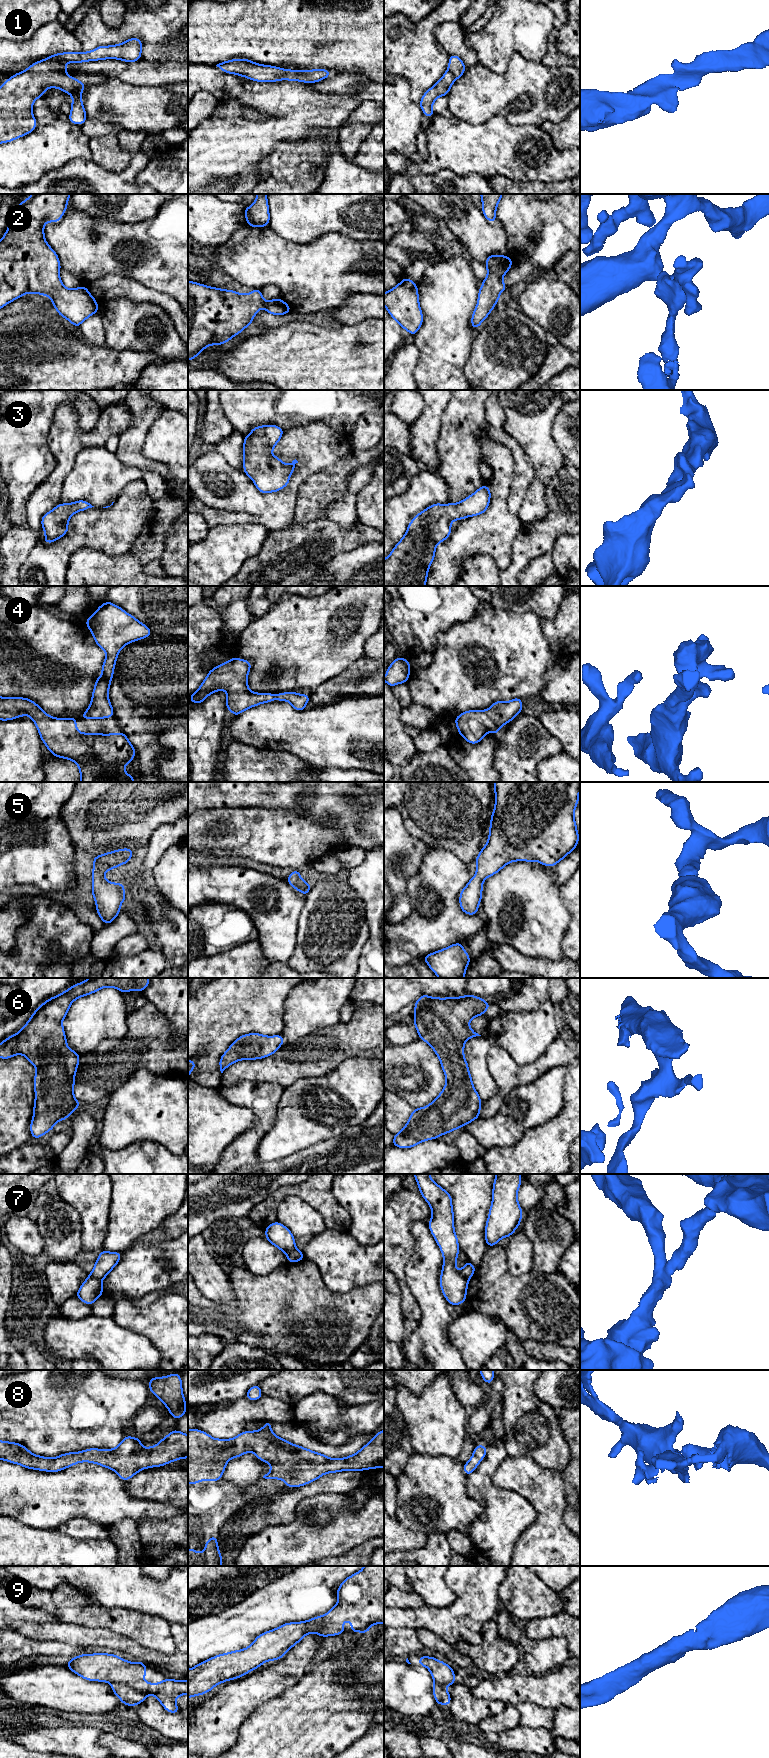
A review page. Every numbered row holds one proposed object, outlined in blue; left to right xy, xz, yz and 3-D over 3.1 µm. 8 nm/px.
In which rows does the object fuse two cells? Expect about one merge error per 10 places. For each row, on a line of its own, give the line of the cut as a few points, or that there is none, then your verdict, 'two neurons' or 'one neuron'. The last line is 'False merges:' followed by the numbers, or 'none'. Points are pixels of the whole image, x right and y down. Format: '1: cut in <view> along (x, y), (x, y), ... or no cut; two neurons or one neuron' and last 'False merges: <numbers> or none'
1: no cut; one neuron
2: no cut; one neuron
3: no cut; one neuron
4: no cut; one neuron
5: no cut; one neuron
6: no cut; one neuron
7: cut in xy along (89, 1274), (100, 1281); two neurons
8: no cut; one neuron
9: no cut; one neuron
False merges: 7

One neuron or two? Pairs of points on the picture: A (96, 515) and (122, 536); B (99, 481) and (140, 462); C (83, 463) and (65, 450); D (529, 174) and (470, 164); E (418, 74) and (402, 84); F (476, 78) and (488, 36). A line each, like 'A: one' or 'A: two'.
A: one
B: two
C: two
D: one
E: two
F: two

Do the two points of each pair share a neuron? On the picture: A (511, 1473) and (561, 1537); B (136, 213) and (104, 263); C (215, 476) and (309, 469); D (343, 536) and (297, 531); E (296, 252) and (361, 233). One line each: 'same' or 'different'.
A: same
B: different
C: same
D: same
E: different

